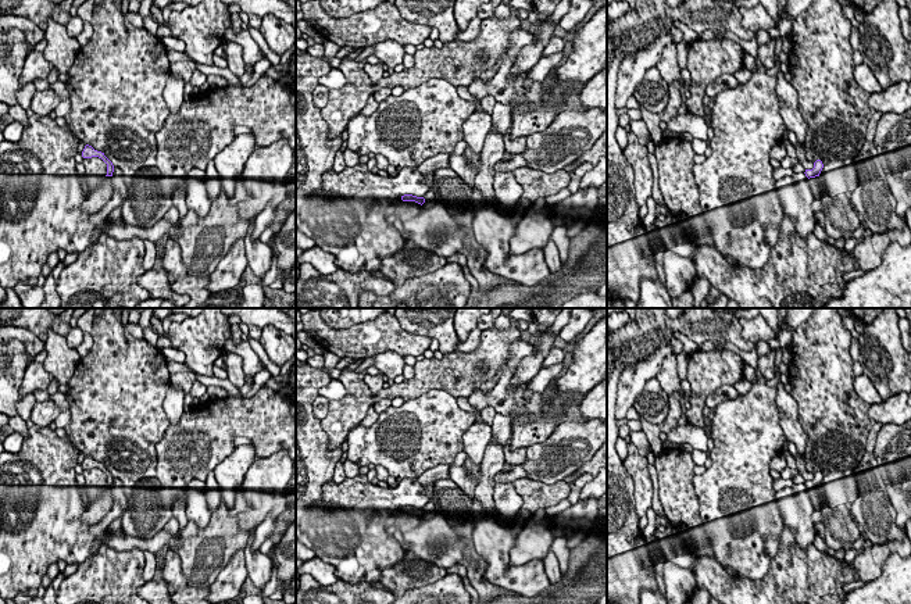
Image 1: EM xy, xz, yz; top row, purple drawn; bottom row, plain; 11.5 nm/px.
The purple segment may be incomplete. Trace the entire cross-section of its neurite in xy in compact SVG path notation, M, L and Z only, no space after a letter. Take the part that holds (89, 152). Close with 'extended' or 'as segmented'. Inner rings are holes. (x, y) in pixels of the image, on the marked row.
M86 144L83 151L82 151L83 158L92 158L92 157L99 157L107 164L107 175L106 176L112 176L114 172L114 165L112 162L104 156L104 153L94 150L92 146Z; as segmented

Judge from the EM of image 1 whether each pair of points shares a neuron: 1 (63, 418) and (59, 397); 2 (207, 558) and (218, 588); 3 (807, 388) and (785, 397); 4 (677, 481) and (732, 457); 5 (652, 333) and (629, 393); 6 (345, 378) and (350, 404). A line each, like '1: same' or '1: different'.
1: same
2: different
3: different
4: different
5: different
6: same

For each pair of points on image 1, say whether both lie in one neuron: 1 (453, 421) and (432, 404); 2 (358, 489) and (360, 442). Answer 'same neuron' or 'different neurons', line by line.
1: same neuron
2: different neurons

